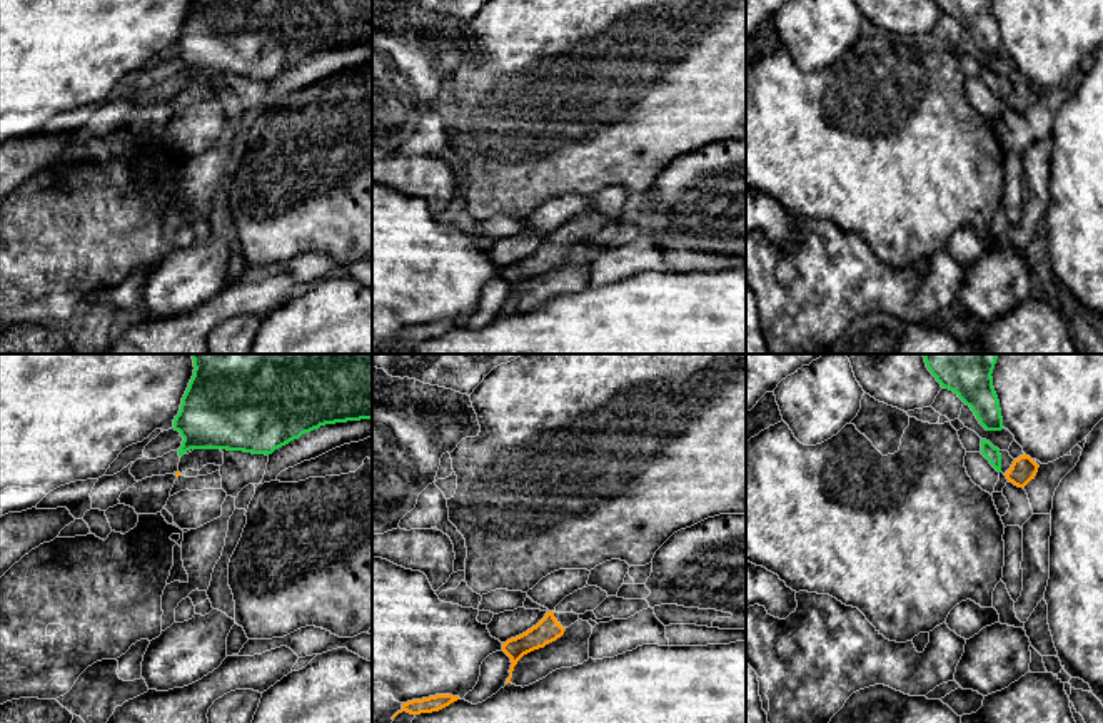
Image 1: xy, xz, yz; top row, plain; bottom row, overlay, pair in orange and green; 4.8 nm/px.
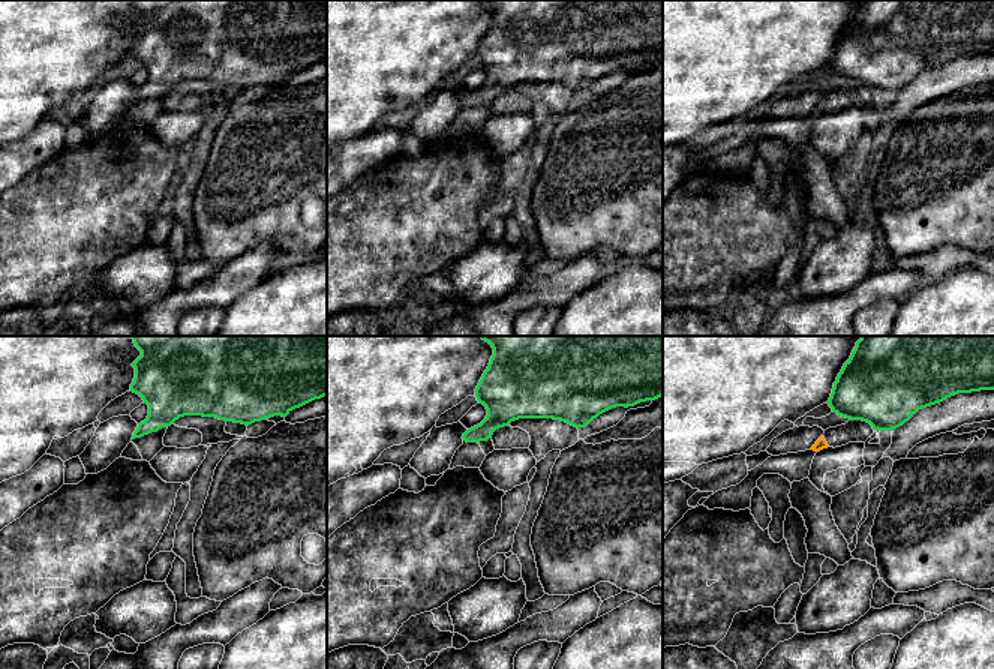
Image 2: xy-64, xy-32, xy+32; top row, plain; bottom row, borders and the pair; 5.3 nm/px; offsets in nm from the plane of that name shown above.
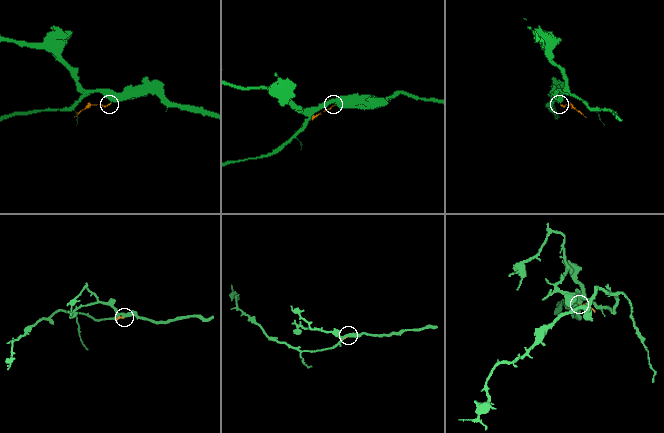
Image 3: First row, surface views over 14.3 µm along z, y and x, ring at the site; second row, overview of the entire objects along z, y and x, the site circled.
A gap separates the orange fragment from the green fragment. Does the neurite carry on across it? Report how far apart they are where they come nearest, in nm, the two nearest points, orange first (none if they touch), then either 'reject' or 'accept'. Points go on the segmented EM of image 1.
30 nm apart; from orange across yz (1005, 473), (1000, 471); reject

